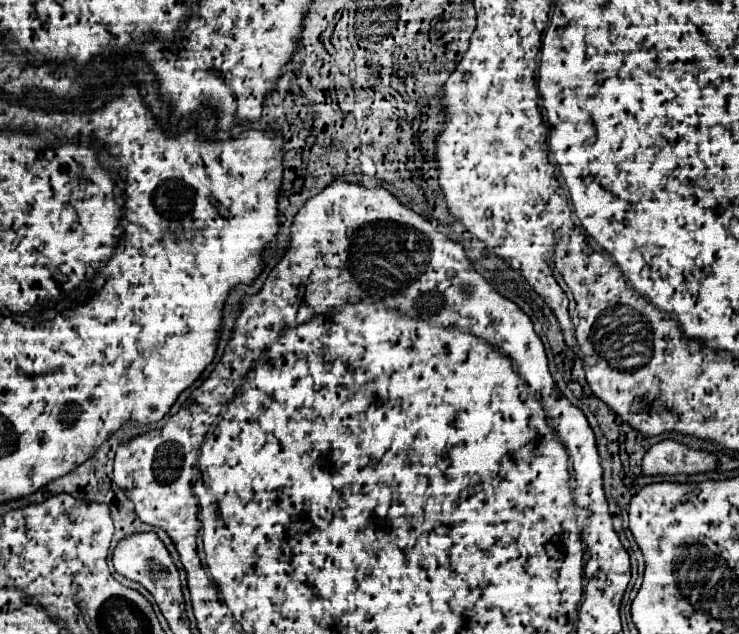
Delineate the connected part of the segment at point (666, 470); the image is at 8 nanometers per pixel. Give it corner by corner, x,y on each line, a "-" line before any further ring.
673,439
655,443
643,457
643,475
695,475
715,469
715,453
691,449

